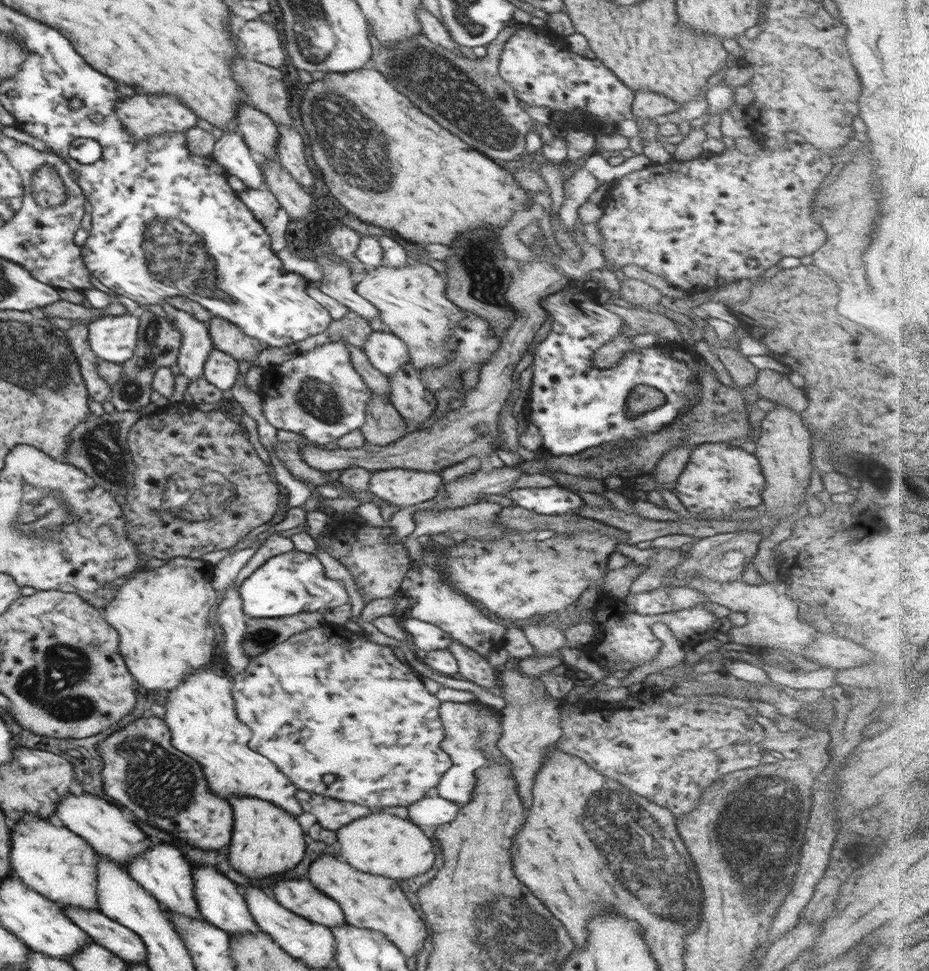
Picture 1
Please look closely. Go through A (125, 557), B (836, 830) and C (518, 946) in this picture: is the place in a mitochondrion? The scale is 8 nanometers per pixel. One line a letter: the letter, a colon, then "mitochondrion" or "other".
A: other
B: other
C: mitochondrion

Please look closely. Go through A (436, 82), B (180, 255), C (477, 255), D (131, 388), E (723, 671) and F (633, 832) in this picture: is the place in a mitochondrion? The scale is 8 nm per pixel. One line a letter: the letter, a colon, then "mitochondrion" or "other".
A: mitochondrion
B: mitochondrion
C: mitochondrion
D: mitochondrion
E: other
F: mitochondrion

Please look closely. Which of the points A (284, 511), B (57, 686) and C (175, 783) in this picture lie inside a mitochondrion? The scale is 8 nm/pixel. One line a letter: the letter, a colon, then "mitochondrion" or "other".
A: other
B: mitochondrion
C: mitochondrion

